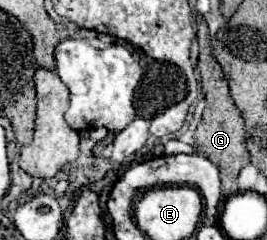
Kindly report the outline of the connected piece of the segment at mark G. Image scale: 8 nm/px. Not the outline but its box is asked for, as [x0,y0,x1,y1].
[194,16,244,196]

